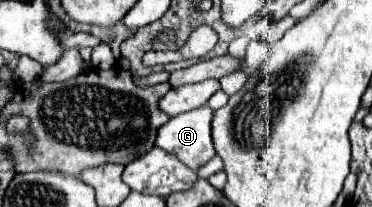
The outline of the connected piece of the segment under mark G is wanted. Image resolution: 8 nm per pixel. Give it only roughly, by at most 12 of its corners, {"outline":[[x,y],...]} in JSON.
{"outline":[[207,105],[159,127],[155,145],[197,171],[215,157]]}

